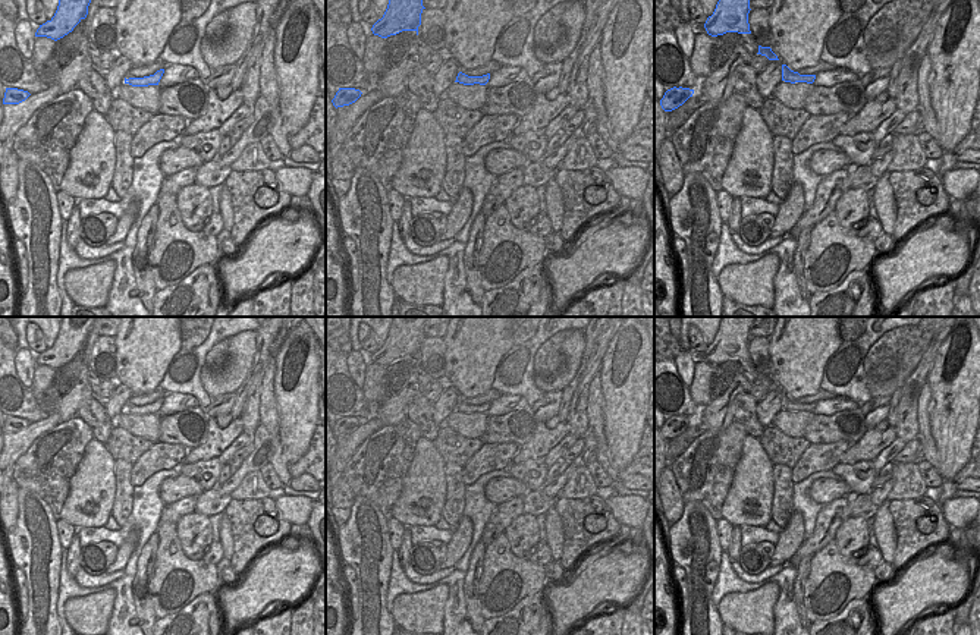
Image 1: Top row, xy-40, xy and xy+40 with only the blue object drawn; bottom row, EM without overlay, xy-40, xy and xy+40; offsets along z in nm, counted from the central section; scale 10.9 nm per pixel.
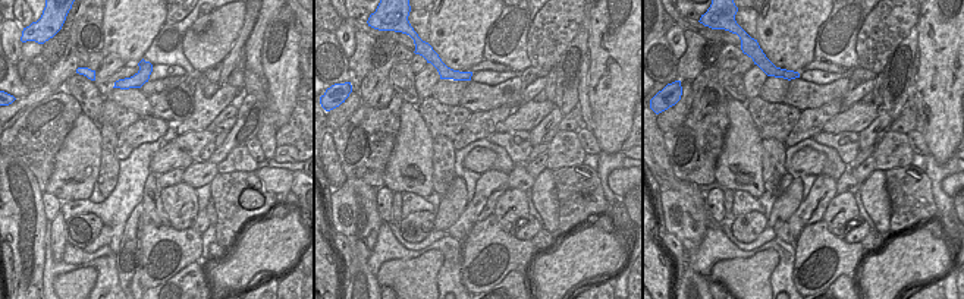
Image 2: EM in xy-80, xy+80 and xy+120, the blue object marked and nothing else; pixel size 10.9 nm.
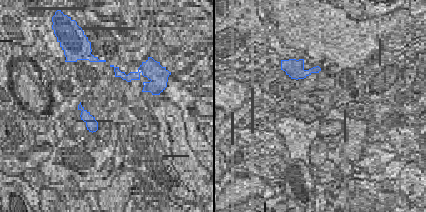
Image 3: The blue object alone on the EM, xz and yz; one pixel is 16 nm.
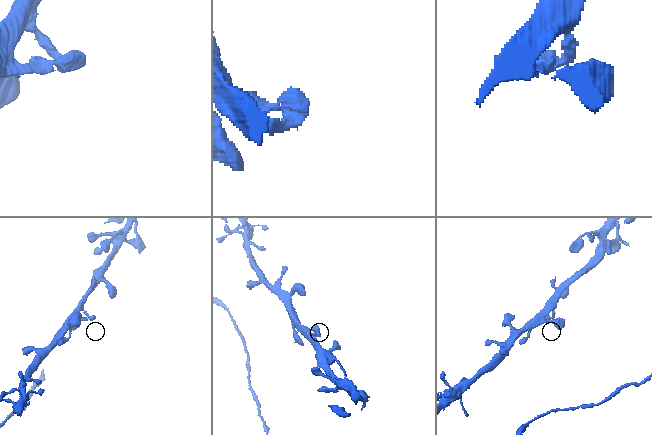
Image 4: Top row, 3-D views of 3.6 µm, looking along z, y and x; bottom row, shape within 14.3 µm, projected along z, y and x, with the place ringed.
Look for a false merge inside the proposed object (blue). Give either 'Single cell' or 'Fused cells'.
Single cell.

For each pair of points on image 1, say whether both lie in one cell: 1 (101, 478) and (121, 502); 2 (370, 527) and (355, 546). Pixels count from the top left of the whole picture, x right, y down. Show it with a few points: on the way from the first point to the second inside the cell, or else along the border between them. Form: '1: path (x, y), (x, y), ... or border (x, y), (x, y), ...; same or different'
1: border (115, 461), (115, 500), (110, 514); different
2: path (366, 531), (360, 541); same

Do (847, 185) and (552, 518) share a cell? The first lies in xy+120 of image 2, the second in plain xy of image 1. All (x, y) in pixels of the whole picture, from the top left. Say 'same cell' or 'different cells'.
different cells

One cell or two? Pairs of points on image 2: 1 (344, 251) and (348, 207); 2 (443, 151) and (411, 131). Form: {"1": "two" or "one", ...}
{"1": "two", "2": "two"}

